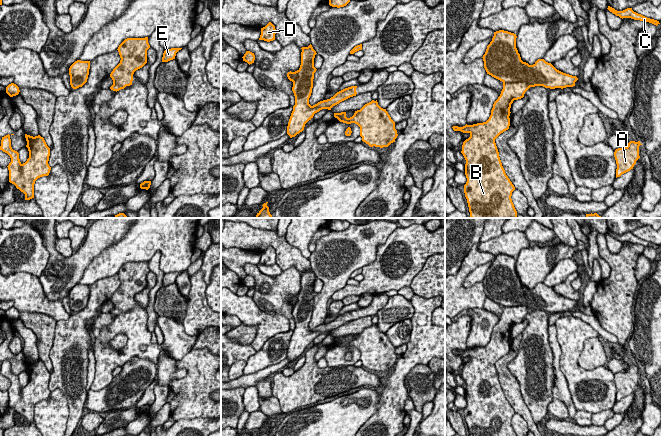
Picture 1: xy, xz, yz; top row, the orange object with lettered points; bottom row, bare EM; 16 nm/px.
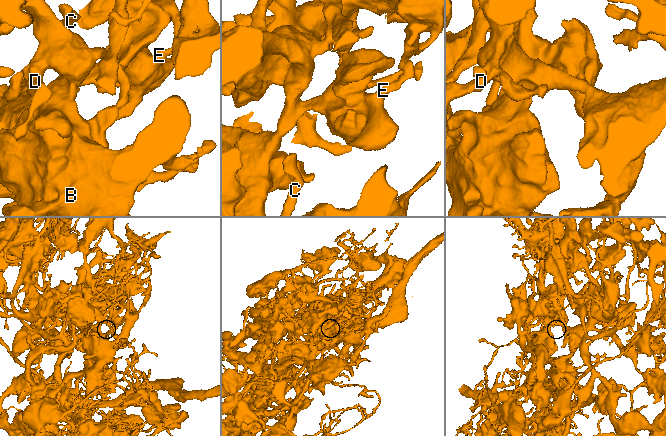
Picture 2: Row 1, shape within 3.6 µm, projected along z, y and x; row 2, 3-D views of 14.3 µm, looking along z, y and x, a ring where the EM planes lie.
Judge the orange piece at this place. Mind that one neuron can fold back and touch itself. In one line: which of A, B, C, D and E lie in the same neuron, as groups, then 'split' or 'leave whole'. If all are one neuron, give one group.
A B C D E; leave whole

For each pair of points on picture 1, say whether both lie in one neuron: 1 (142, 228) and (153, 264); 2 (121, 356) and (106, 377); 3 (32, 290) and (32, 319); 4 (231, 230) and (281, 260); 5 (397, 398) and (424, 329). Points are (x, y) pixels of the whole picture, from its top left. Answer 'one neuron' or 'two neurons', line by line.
1: two neurons
2: one neuron
3: two neurons
4: one neuron
5: one neuron

